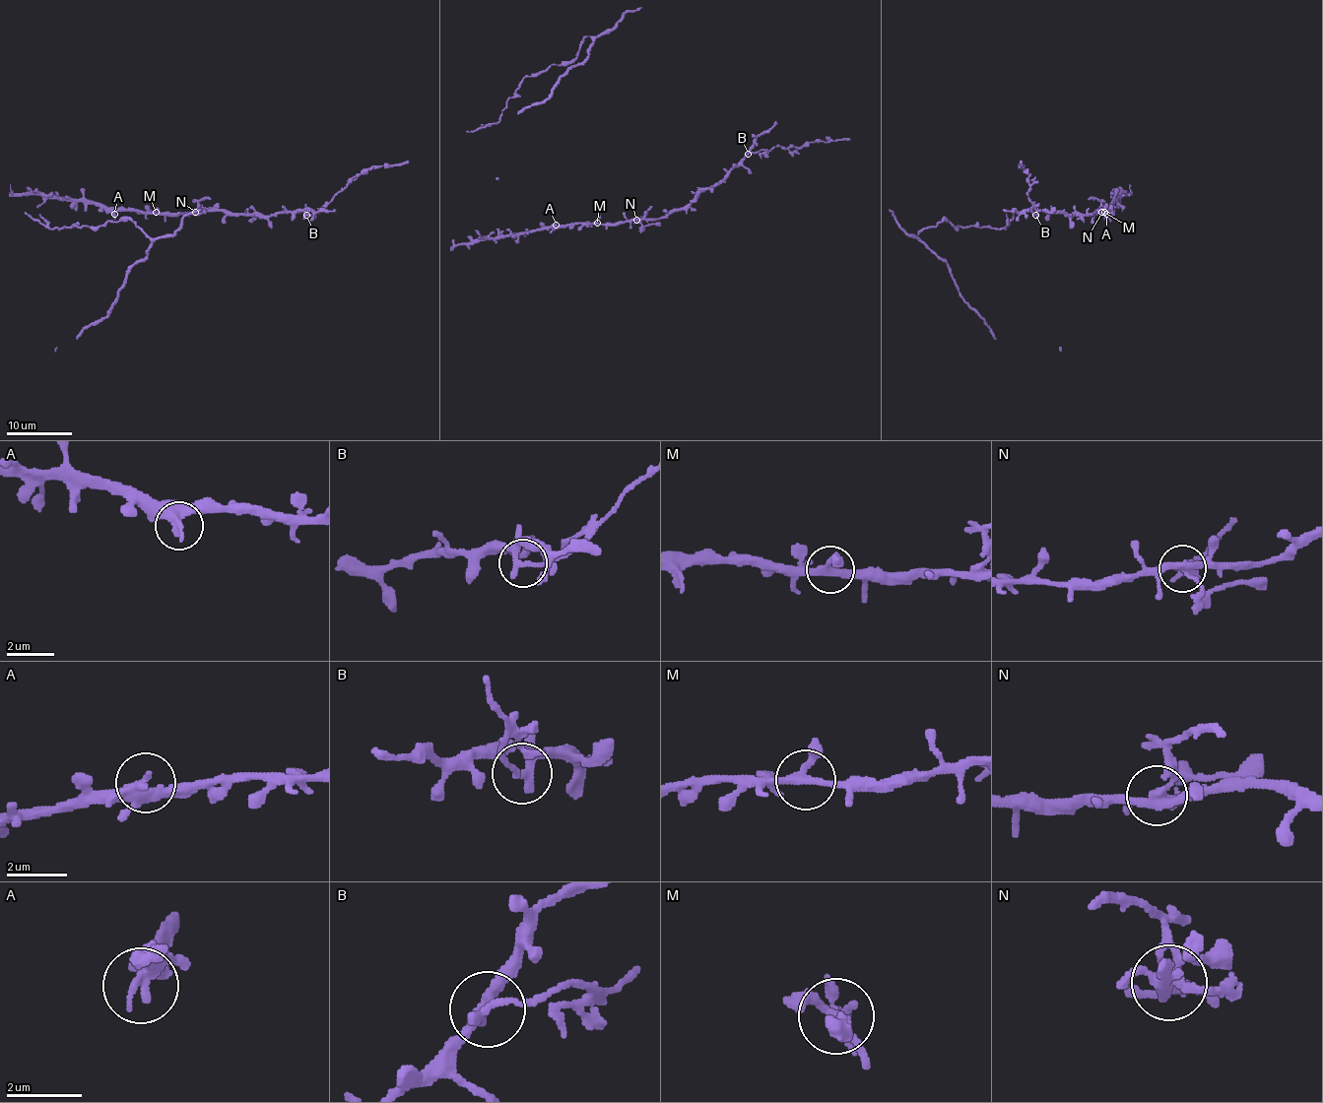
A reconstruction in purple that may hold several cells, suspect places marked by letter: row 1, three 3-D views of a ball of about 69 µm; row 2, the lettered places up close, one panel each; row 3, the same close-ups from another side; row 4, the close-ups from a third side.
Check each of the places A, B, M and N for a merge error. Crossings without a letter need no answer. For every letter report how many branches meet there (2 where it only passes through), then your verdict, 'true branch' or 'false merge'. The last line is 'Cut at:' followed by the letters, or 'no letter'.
A: 3 | true branch
B: 3 | false merge
M: 3 | true branch
N: 5 | false merge
Cut at: B, N

